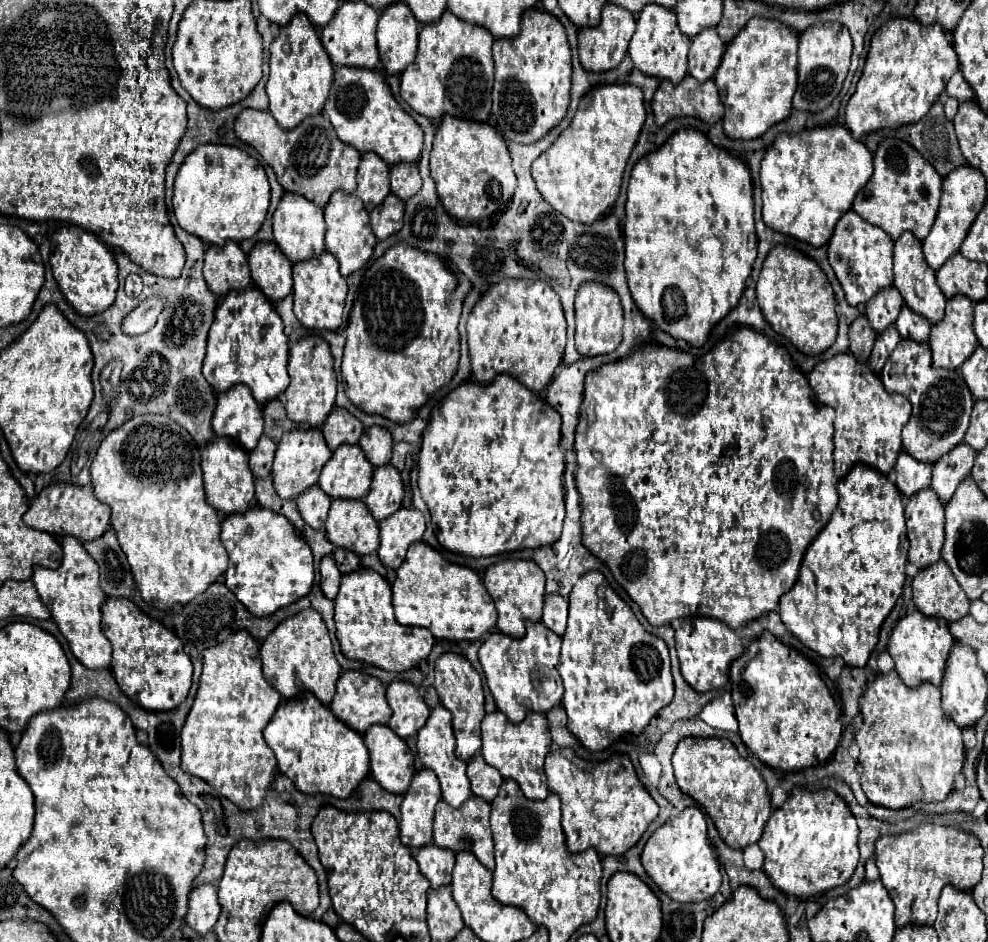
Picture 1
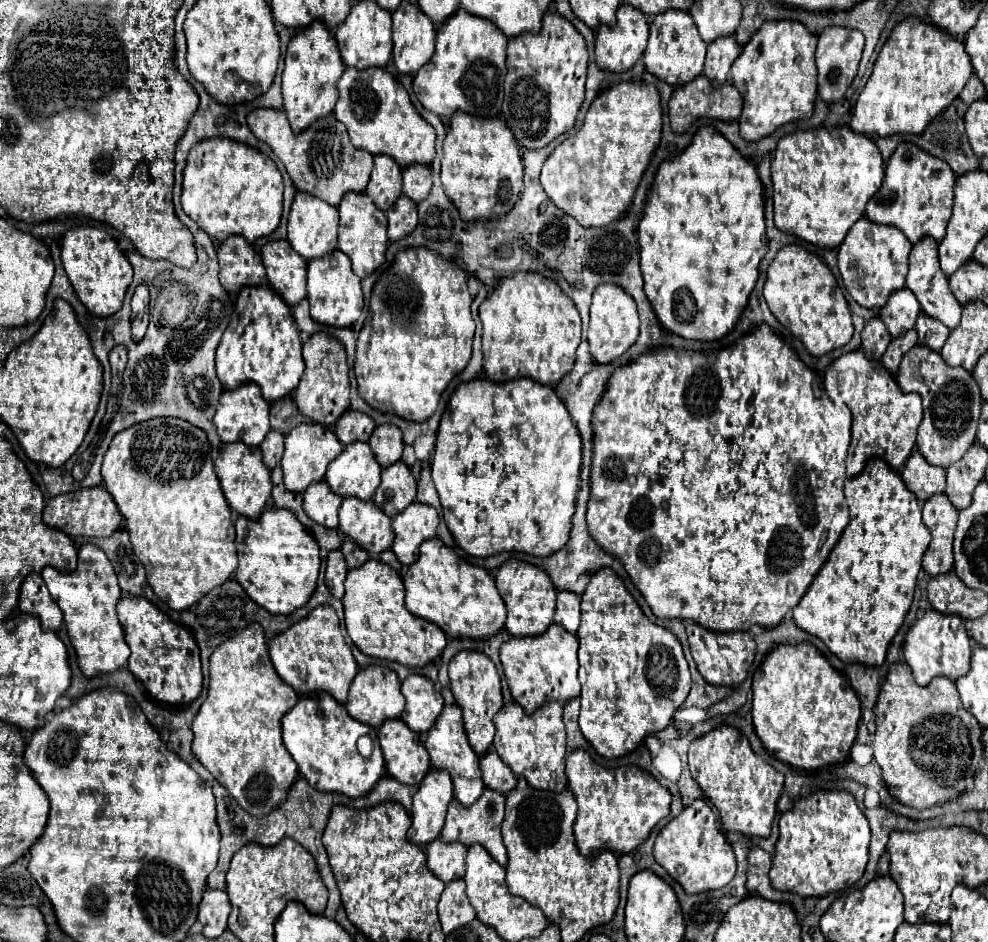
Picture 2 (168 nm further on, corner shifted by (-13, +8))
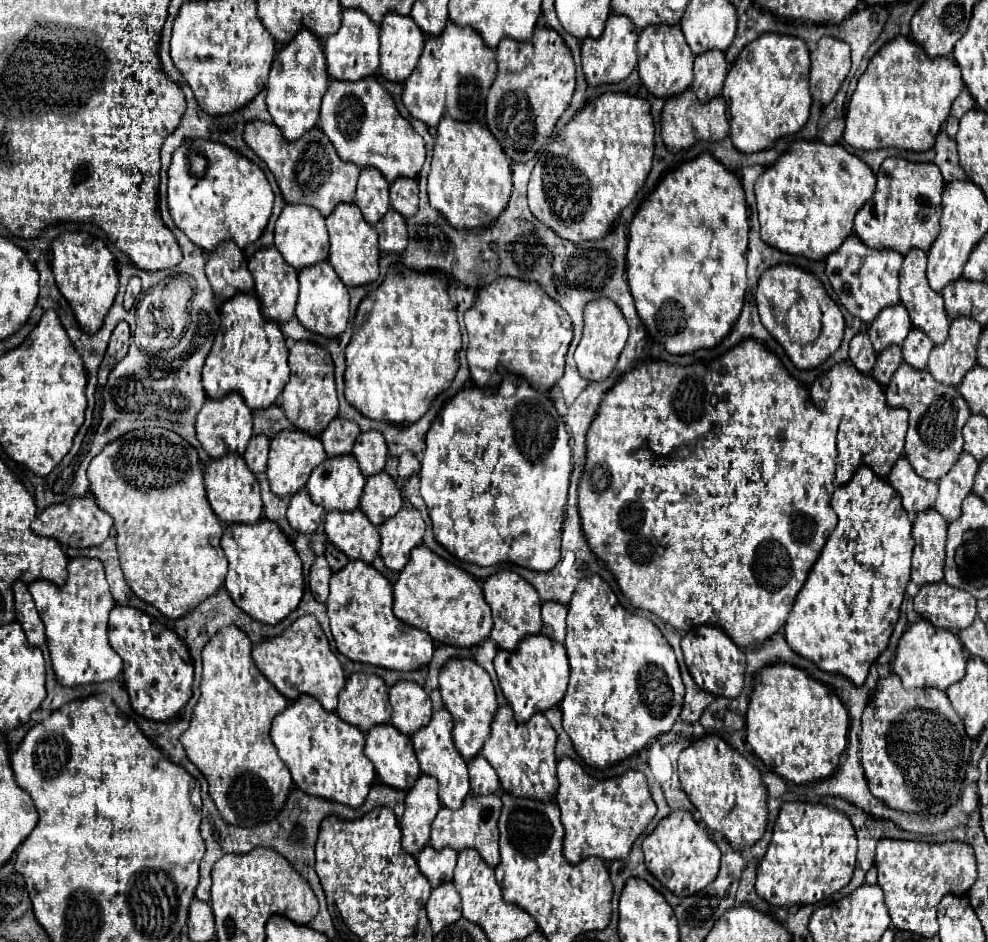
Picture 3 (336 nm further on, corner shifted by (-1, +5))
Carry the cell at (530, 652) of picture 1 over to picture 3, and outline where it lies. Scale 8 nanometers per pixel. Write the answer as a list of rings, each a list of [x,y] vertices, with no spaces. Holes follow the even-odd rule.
[[[530,635],[526,637],[514,651],[498,649],[494,657],[494,669],[498,675],[500,689],[508,699],[516,721],[524,723],[530,715],[556,707],[566,691],[570,665],[568,655],[562,643],[546,639],[546,635]]]

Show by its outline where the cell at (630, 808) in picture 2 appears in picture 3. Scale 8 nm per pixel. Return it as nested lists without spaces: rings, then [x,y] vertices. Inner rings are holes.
[[[574,759],[558,761],[558,793],[556,801],[562,811],[564,825],[564,857],[570,863],[582,863],[588,857],[616,861],[630,853],[632,843],[656,815],[646,777],[638,771],[626,771],[622,777],[598,781],[590,777]]]

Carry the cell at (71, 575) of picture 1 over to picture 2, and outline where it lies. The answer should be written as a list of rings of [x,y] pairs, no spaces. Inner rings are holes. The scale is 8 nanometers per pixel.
[[[84,544],[78,550],[78,568],[72,574],[62,574],[54,568],[44,568],[40,576],[44,578],[52,600],[60,606],[64,614],[68,638],[76,650],[78,668],[82,670],[82,674],[94,678],[126,666],[130,648],[116,618],[116,604],[122,596],[122,590],[118,586],[110,560],[106,560],[106,554],[100,548],[94,548],[92,544]]]

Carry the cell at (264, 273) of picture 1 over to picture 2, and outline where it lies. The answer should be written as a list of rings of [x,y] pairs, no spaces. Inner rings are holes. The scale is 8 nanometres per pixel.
[[[274,240],[262,248],[262,264],[270,286],[288,306],[306,298],[306,260],[294,252],[288,240]]]

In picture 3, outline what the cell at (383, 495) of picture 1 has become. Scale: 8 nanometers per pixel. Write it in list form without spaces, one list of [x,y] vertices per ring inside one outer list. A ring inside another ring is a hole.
[[[386,473],[368,477],[364,493],[360,497],[360,509],[368,519],[378,527],[386,519],[394,517],[402,507],[402,493],[396,487],[396,481]]]

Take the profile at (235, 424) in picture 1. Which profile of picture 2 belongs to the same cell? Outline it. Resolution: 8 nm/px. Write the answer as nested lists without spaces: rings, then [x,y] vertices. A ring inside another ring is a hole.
[[[242,384],[242,388],[222,392],[220,404],[218,404],[214,420],[212,420],[214,426],[216,426],[218,438],[224,444],[244,442],[244,444],[250,444],[250,446],[260,446],[262,440],[264,440],[264,436],[266,436],[266,432],[270,430],[268,410],[270,410],[270,406],[262,398],[262,392],[260,392],[258,384]]]

